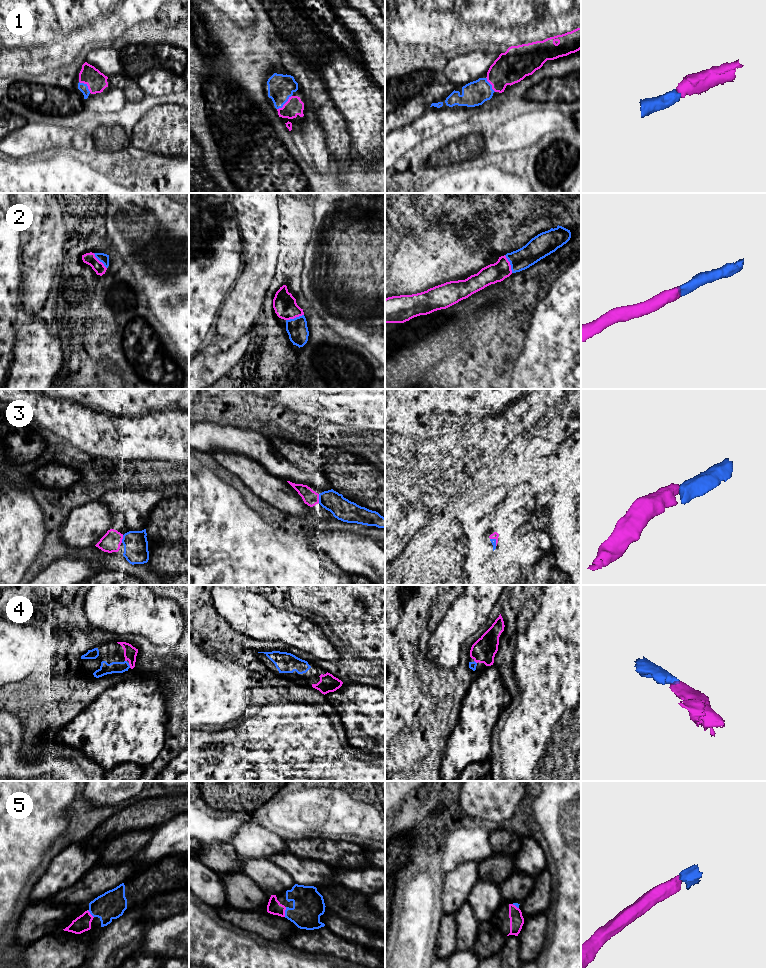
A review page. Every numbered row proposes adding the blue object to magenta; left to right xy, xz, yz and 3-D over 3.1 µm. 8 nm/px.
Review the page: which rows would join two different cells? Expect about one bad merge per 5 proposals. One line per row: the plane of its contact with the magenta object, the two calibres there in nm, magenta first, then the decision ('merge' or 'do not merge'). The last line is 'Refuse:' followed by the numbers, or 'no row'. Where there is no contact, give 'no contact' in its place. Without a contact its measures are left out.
1: meets magenta in xz; 150 nm thick on the magenta side, 200 nm on the other; merge
2: meets magenta in xz; 190 nm thick on the magenta side, 170 nm on the other; merge
3: meets magenta in xz; 120 nm thick on the magenta side, 170 nm on the other; merge
4: meets magenta in xy; 110 nm thick on the magenta side, 100 nm on the other; merge
5: meets magenta in xz; 120 nm thick on the magenta side, 260 nm on the other; merge
Refuse: no row

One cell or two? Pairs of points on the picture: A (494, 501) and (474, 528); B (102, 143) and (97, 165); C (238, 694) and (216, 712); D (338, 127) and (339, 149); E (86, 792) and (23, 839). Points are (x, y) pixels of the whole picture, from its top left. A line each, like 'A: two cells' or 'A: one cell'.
A: one cell
B: two cells
C: one cell
D: one cell
E: two cells

